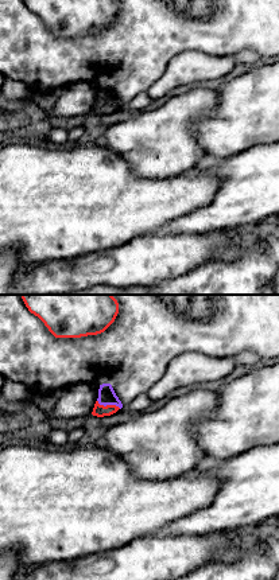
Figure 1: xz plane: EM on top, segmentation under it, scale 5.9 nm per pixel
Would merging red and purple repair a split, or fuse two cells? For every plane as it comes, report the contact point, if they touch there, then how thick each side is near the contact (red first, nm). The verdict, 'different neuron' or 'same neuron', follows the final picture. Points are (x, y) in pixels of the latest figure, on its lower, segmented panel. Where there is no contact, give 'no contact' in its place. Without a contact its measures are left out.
(108, 405) | 80/110 nm

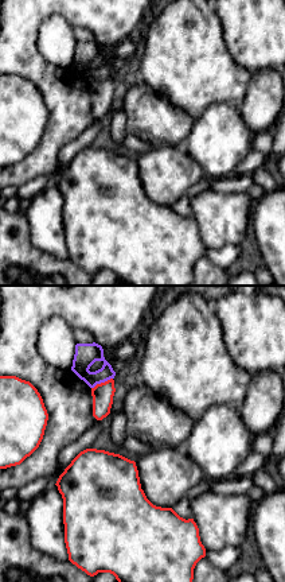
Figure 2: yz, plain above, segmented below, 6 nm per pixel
(101, 383) | 130/140 nm

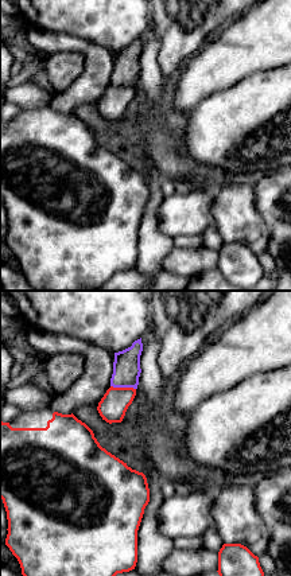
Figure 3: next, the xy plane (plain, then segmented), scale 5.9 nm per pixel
(123, 388) | 170/160 nm

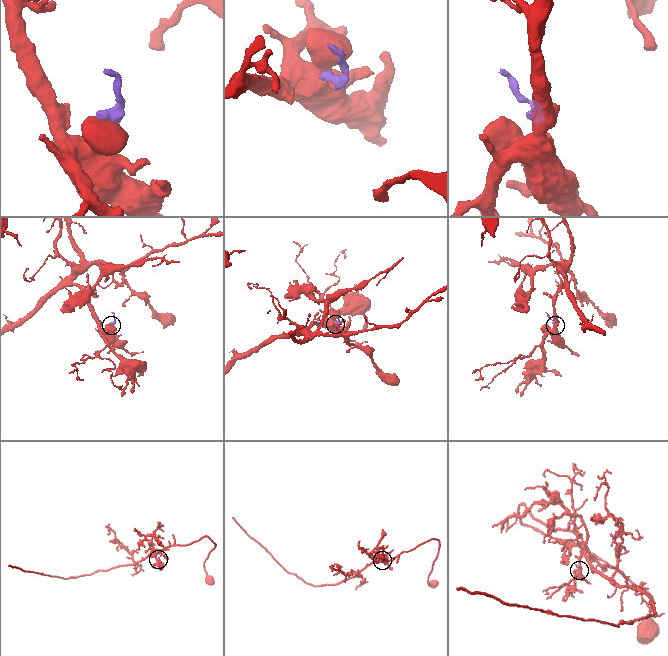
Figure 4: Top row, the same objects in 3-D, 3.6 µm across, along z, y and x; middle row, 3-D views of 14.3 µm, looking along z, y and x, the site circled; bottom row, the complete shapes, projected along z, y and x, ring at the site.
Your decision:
different neuron

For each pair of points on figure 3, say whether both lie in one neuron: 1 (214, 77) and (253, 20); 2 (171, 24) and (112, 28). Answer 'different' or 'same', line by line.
1: same
2: different

